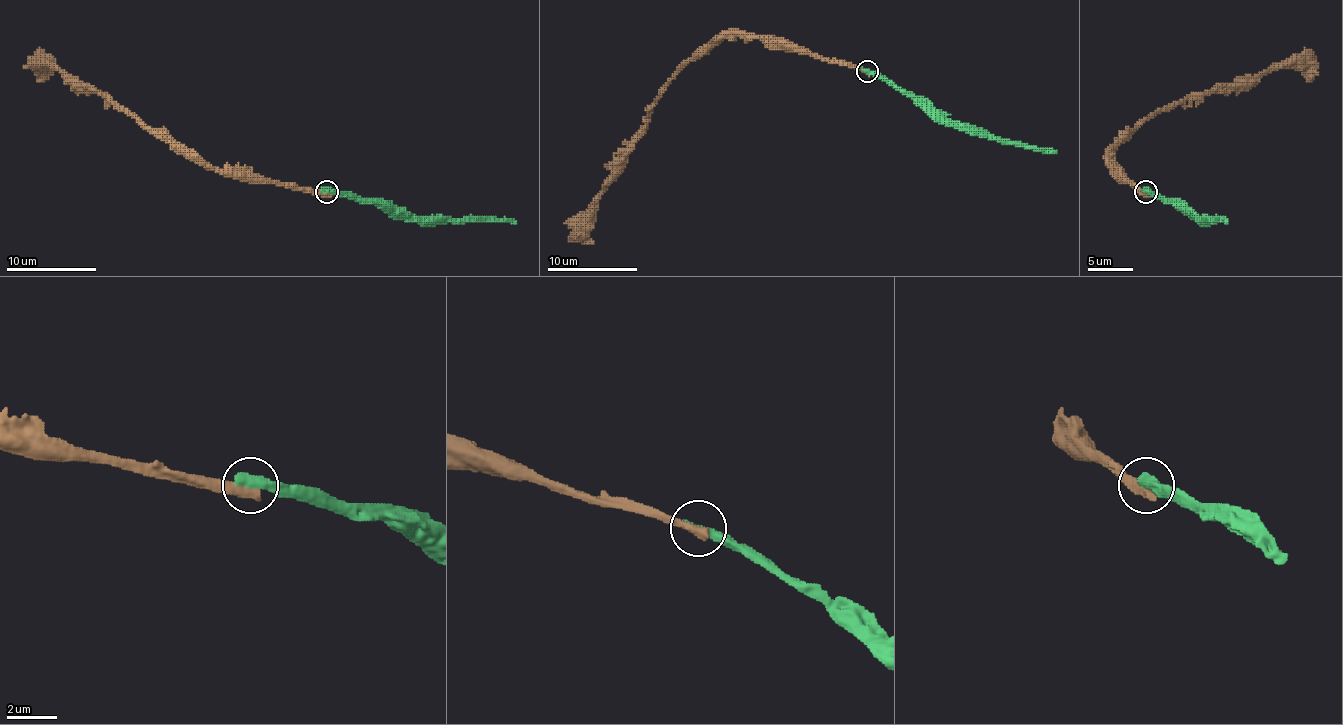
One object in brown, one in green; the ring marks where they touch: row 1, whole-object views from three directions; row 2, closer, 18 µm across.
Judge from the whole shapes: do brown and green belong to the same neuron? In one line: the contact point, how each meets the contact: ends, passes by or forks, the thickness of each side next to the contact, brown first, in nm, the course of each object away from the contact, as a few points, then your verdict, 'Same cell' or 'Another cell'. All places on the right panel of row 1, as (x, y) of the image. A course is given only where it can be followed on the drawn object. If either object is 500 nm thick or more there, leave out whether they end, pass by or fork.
Place: (1145, 191). At the ring brown ends. At the ring green ends. Thickness 480 nm (brown) against 480 nm. Course of brown: (1146, 192), (1112, 169), (1110, 153), (1155, 111), (1243, 88), (1261, 72), (1302, 68), (1316, 56). Course of green: (1146, 192), (1175, 201), (1196, 217), (1223, 219), (1225, 224). Another cell

